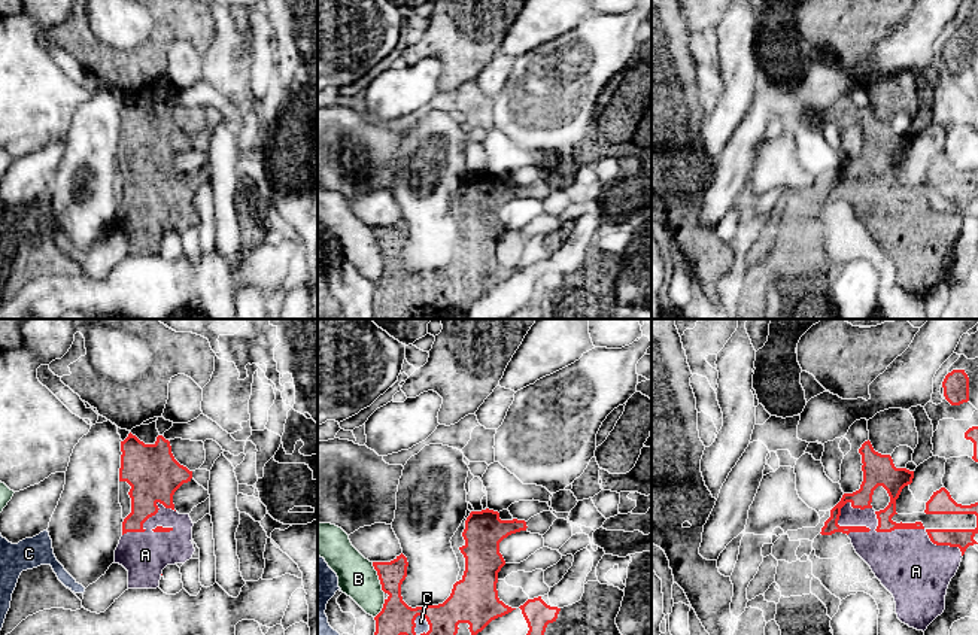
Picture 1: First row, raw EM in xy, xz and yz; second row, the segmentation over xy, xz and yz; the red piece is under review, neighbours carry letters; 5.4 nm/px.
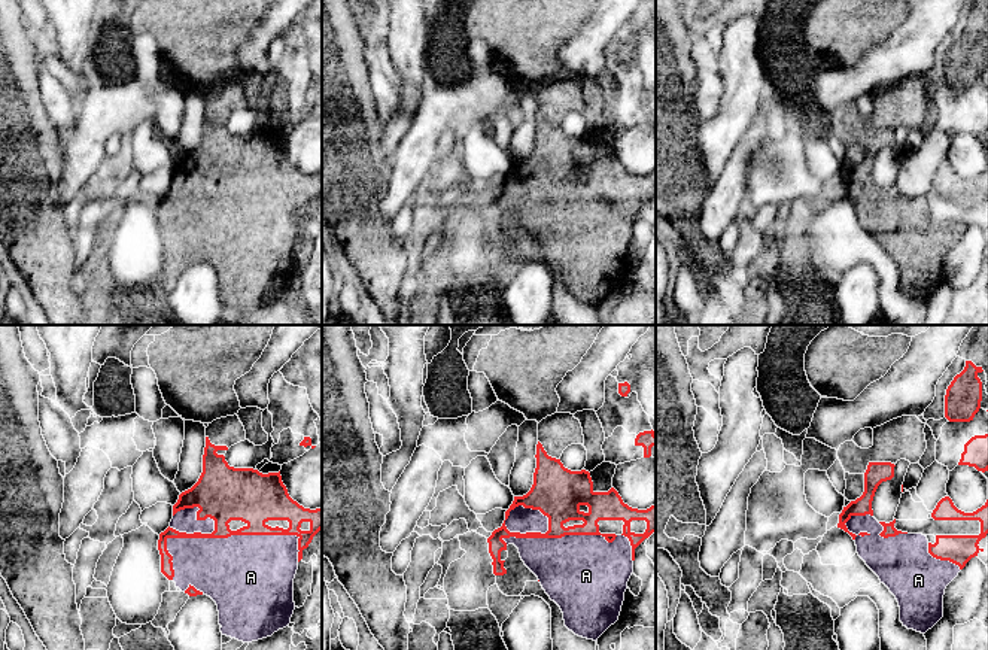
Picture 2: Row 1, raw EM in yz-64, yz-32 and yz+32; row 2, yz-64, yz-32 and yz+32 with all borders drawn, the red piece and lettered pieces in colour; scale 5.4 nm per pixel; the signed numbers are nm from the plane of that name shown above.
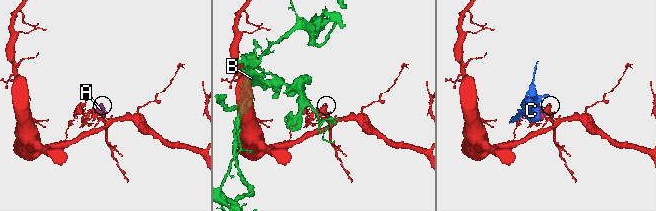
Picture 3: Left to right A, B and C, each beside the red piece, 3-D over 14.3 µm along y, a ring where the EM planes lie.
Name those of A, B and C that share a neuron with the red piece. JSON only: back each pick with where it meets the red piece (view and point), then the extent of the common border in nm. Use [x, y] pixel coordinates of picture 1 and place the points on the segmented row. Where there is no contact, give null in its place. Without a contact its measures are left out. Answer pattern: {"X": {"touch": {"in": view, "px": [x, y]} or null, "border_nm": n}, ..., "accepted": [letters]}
{"A": {"touch": {"in": "yz", "px": [914, 528]}, "border_nm": 550}, "accepted": ["A"]}

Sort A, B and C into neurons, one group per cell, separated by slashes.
A / B / C

